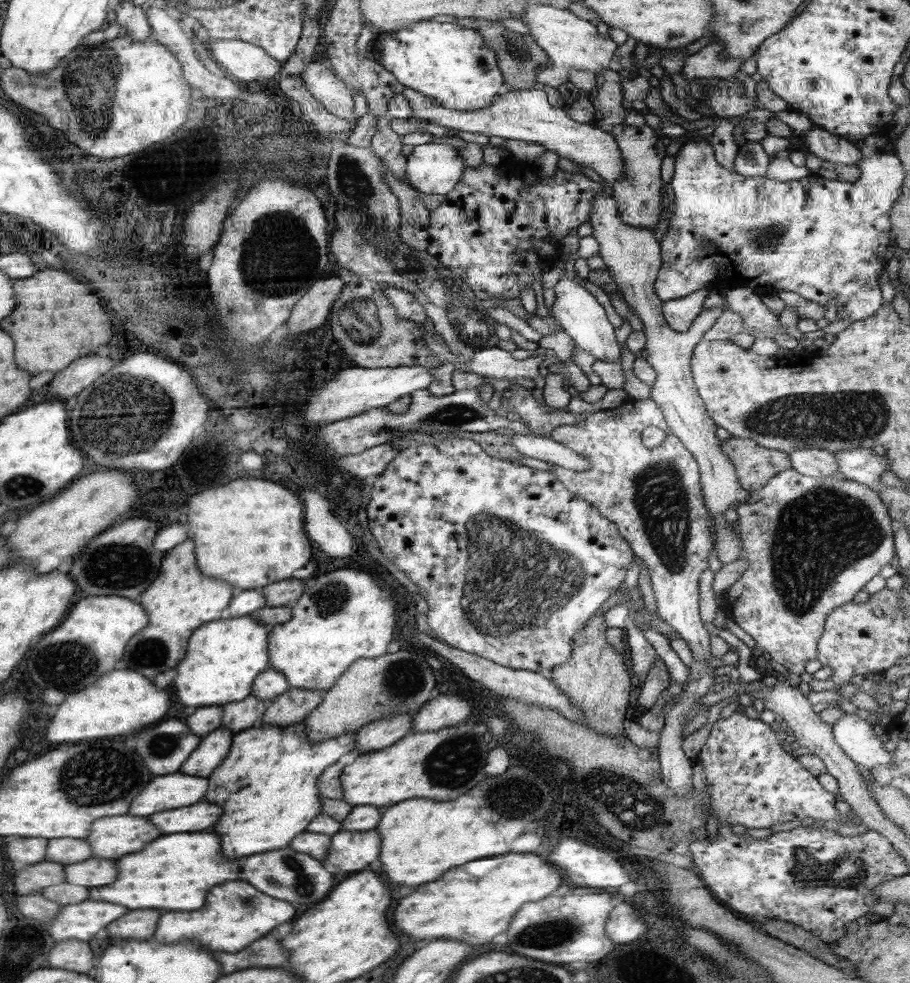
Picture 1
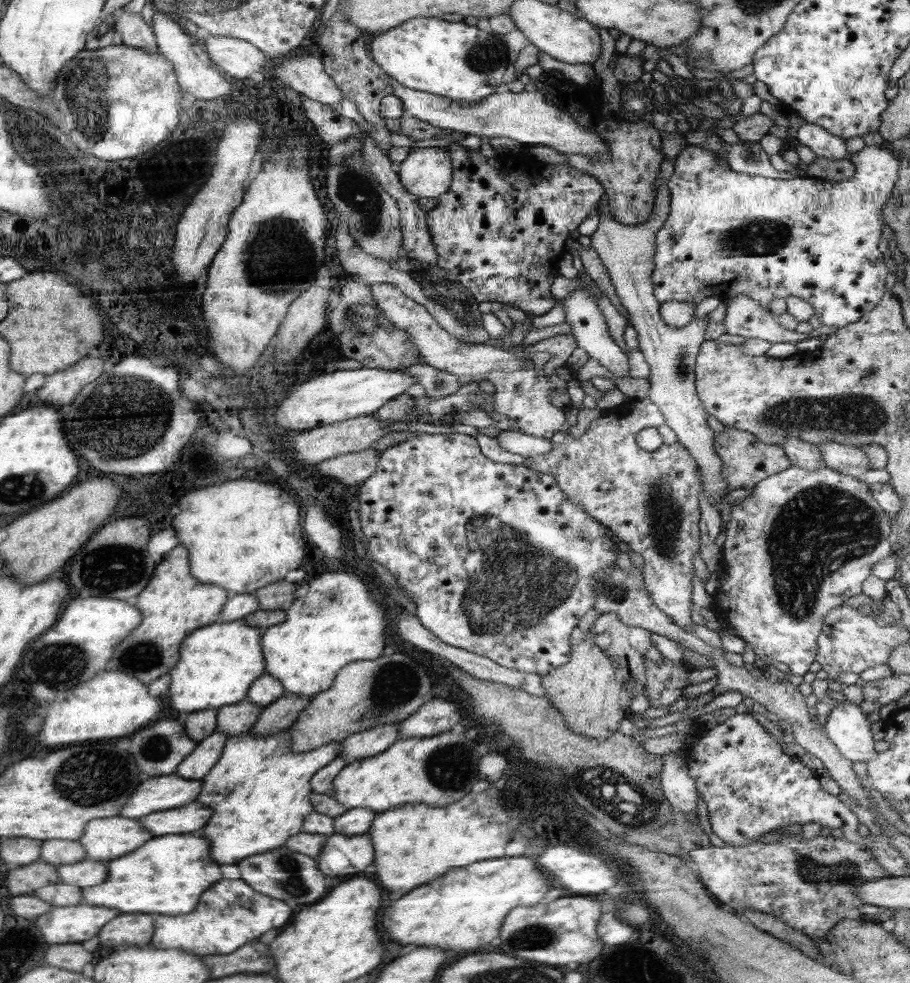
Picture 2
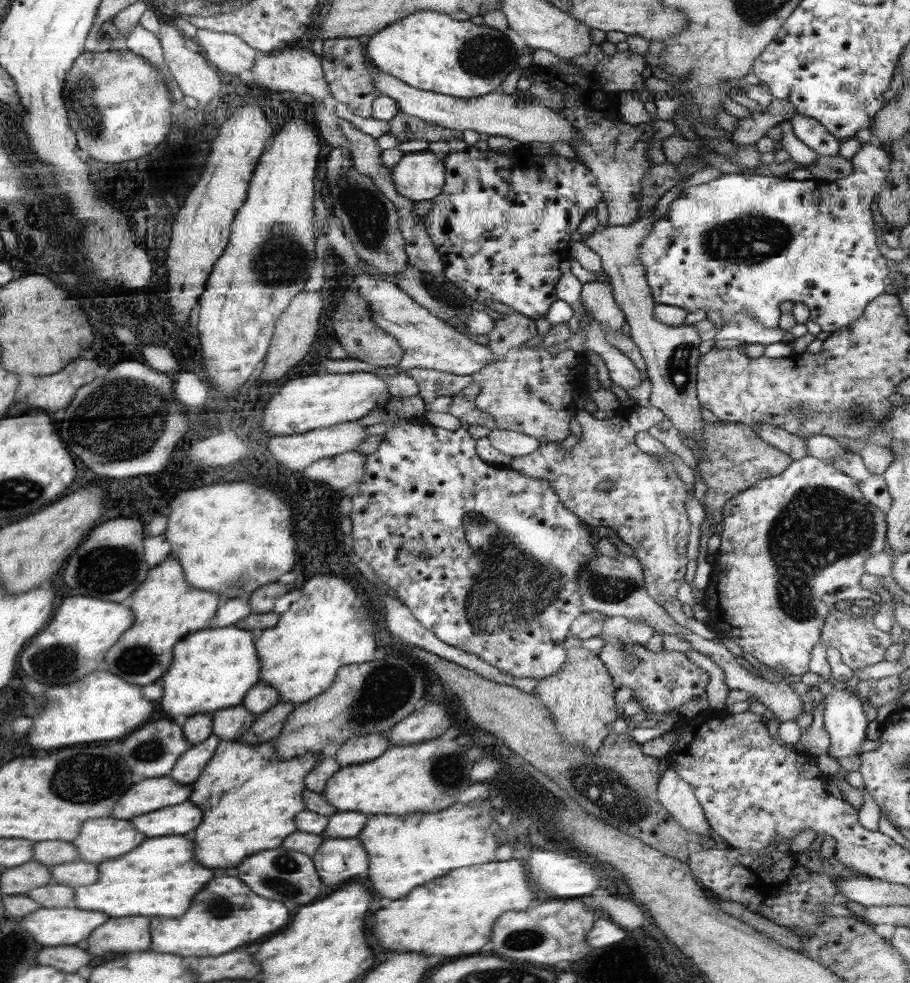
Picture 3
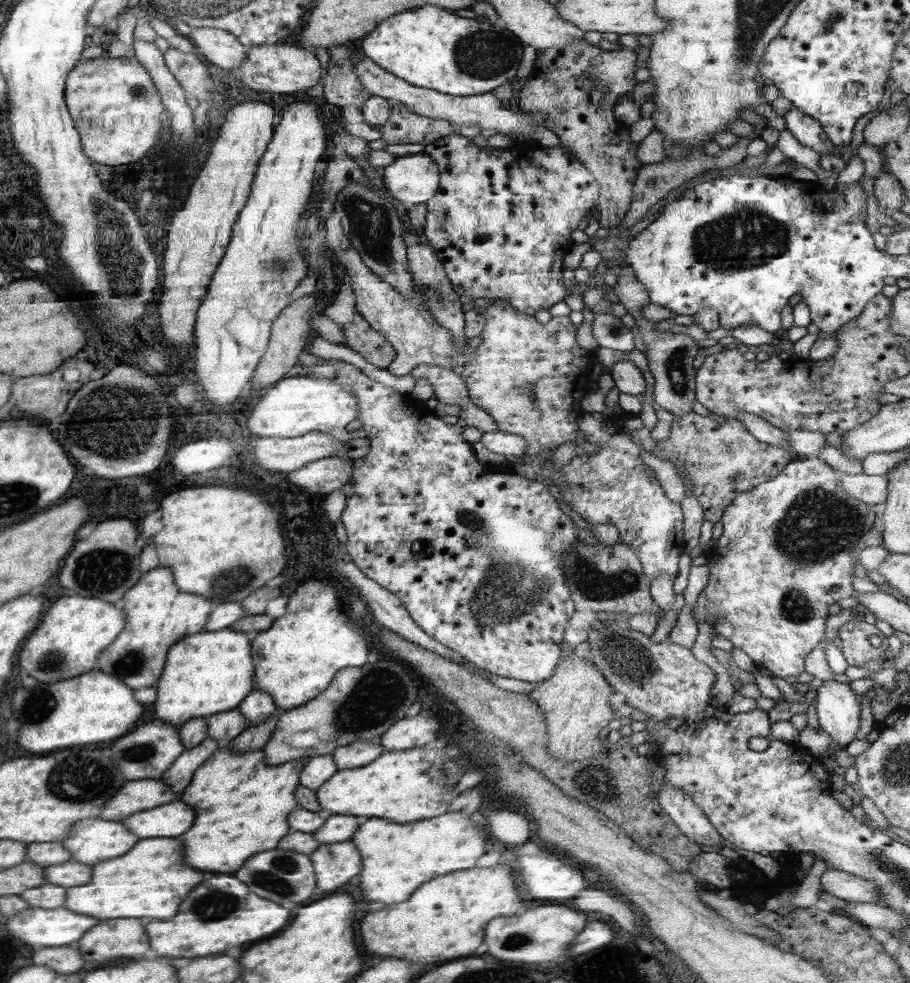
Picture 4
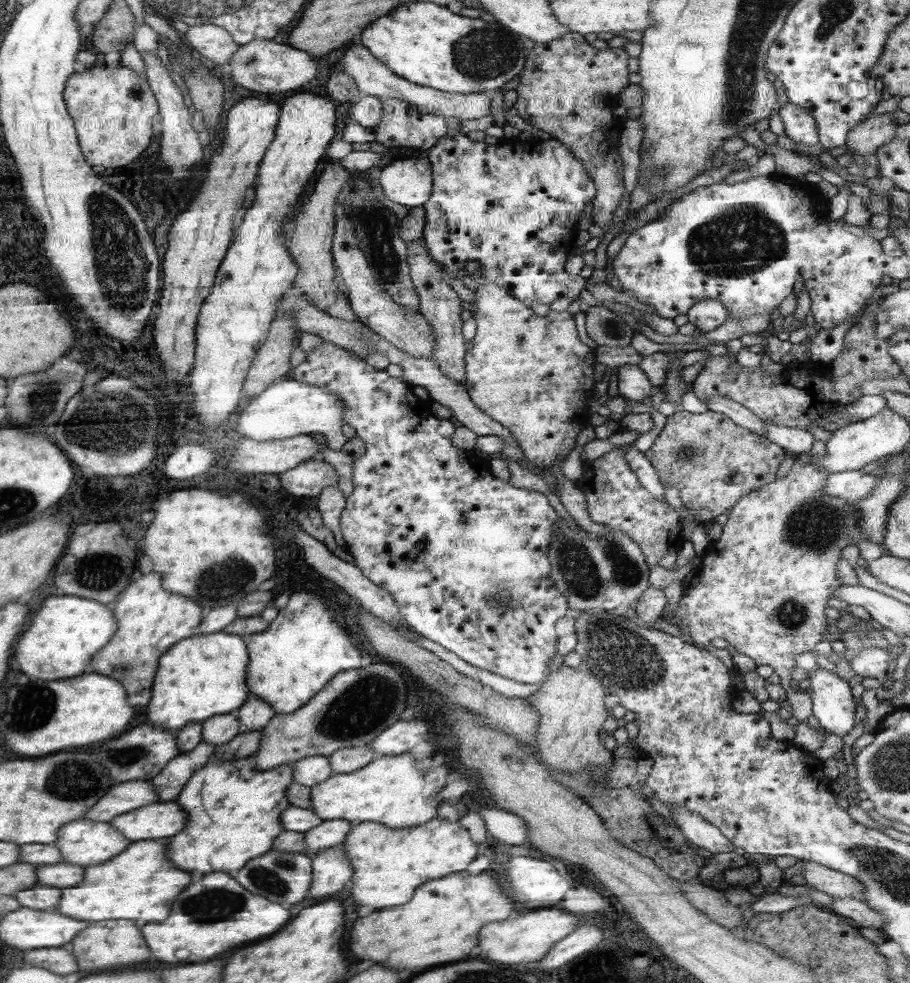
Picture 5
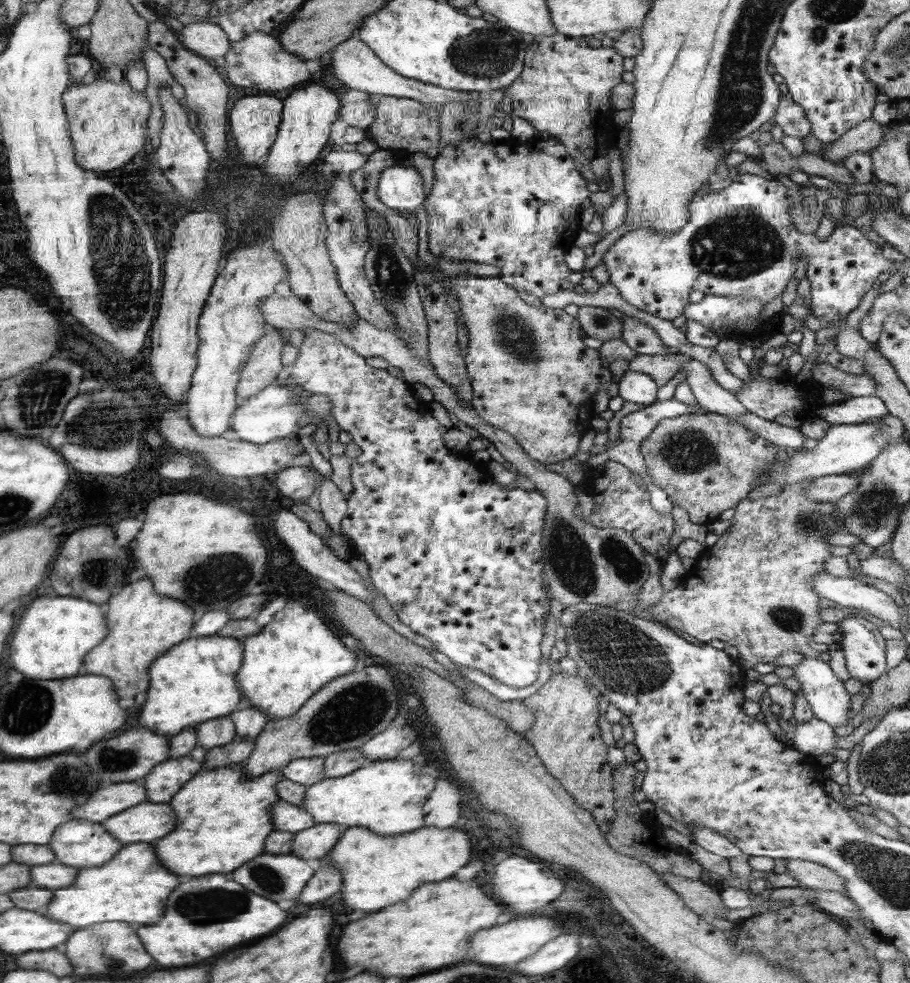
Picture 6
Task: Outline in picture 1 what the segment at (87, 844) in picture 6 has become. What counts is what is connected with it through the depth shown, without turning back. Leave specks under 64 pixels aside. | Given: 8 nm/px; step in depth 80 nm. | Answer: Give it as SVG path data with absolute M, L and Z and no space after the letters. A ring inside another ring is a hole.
M114 816L100 818L96 830L92 830L92 846L96 846L98 858L120 858L124 854L140 852L148 842L162 836L162 832L148 820L140 816Z

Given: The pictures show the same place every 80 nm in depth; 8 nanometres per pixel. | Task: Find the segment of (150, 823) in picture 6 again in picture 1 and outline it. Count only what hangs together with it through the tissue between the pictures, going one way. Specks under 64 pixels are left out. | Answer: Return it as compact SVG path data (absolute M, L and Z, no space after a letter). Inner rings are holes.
M198 802L196 806L184 806L180 810L164 810L160 814L154 814L152 822L156 822L156 826L164 830L164 834L200 832L214 826L222 814L224 812L220 806Z

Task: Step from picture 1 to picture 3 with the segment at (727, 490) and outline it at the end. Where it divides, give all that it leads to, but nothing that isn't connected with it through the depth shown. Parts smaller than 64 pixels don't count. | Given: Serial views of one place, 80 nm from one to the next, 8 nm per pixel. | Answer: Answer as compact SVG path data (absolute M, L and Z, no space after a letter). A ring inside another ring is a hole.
M654 209L641 219L624 226L605 225L598 227L586 240L601 258L603 271L613 289L613 298L630 325L632 341L638 346L646 364L646 376L651 380L650 402L670 419L672 426L687 436L701 440L702 407L697 397L697 363L699 362L700 332L692 325L667 326L652 316L657 302L652 298L650 286L645 277L645 268L639 259L639 250L644 239L651 234L657 221Z

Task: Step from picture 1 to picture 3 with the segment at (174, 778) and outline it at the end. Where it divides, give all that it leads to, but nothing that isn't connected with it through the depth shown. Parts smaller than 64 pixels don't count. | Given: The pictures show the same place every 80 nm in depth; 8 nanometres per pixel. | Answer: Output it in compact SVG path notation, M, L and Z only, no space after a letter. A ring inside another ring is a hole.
M172 777L146 778L132 786L124 798L120 798L120 806L116 806L114 818L130 820L134 816L160 810L166 806L182 804L190 798L192 785L178 784Z

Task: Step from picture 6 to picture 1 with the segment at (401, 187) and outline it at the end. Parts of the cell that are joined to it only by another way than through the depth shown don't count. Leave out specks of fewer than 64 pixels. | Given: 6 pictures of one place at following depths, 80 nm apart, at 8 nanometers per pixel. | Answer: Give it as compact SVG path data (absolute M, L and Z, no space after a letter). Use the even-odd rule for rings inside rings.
M426 143L415 146L413 153L407 157L407 183L422 195L445 195L447 192L455 190L461 177L459 170L464 162L459 150L450 144Z

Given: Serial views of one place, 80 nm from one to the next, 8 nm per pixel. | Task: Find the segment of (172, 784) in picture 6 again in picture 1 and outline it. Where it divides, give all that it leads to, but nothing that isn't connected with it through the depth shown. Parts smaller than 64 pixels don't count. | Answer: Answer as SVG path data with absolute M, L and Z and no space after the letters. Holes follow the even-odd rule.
M220 727L202 738L198 748L184 763L182 772L208 777L229 755L233 732Z

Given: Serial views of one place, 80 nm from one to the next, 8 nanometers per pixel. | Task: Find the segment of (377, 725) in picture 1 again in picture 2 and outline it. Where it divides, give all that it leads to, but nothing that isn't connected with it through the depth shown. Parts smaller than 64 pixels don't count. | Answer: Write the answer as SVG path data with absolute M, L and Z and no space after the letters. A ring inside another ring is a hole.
M399 723L381 724L351 734L342 741L343 747L339 757L364 760L382 754L399 739Z

